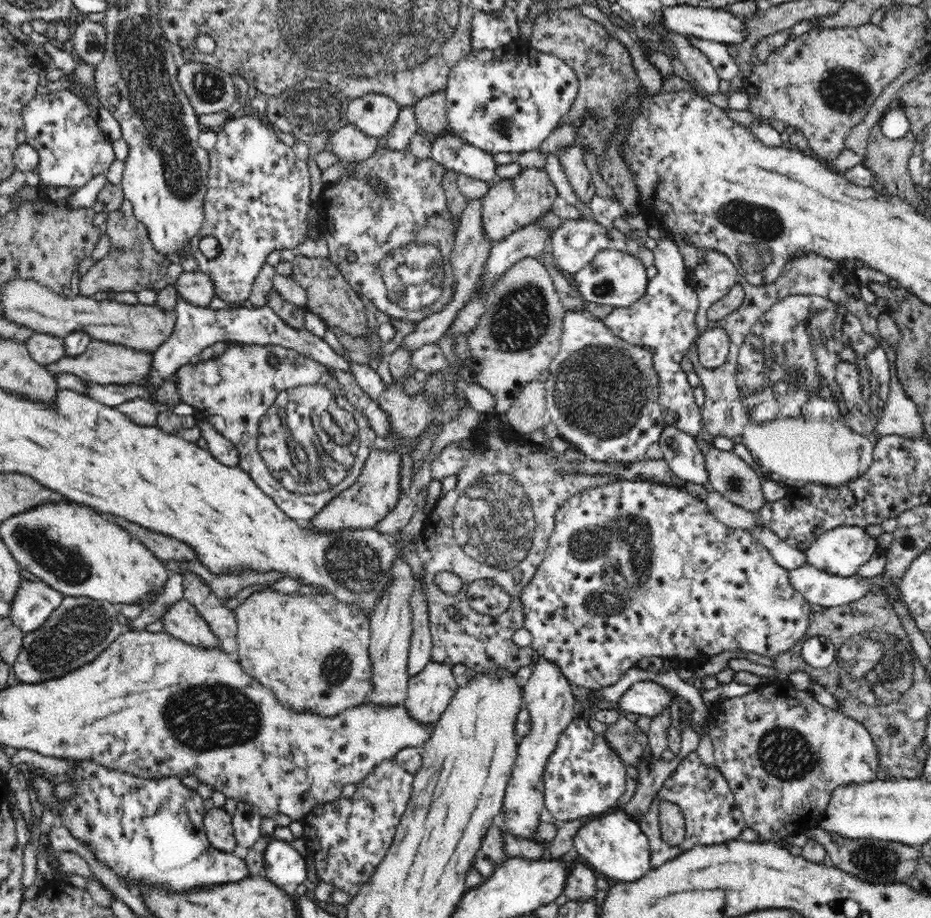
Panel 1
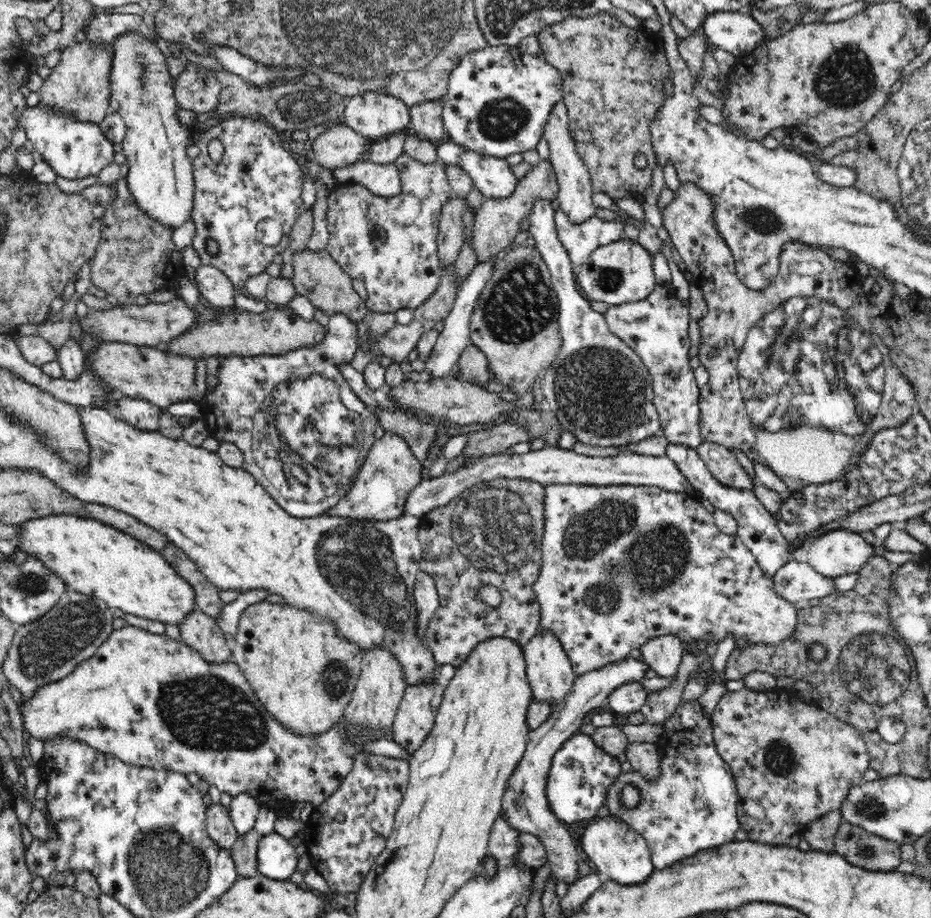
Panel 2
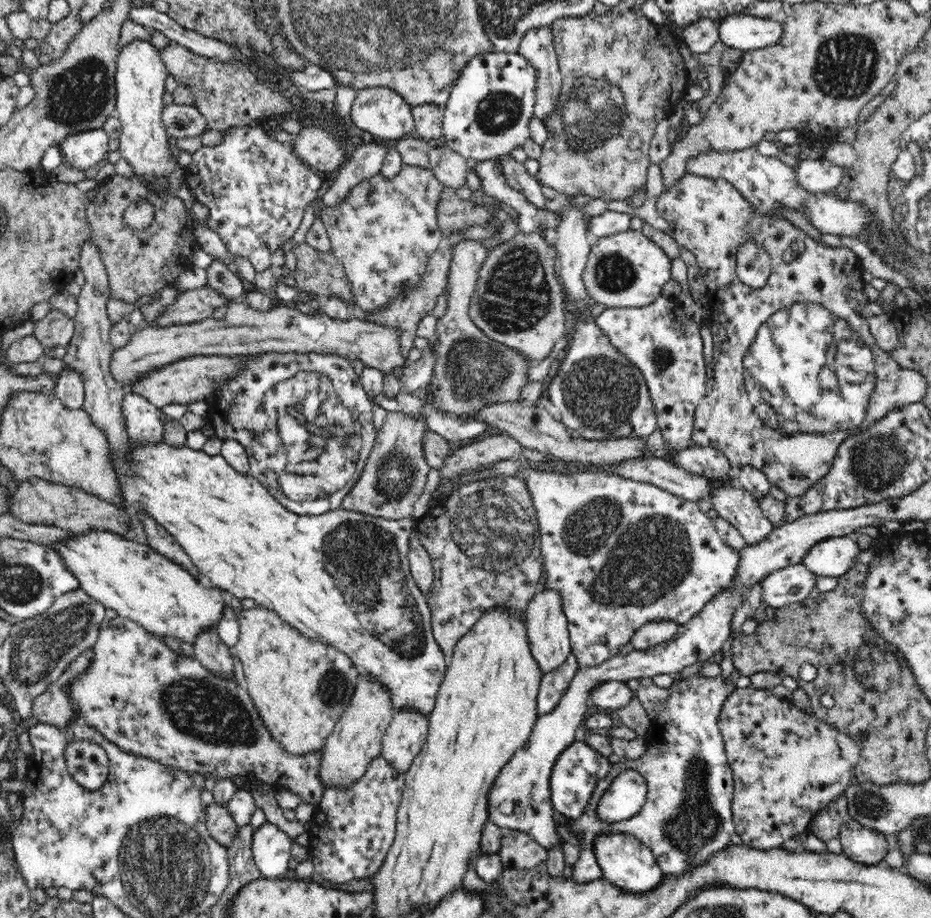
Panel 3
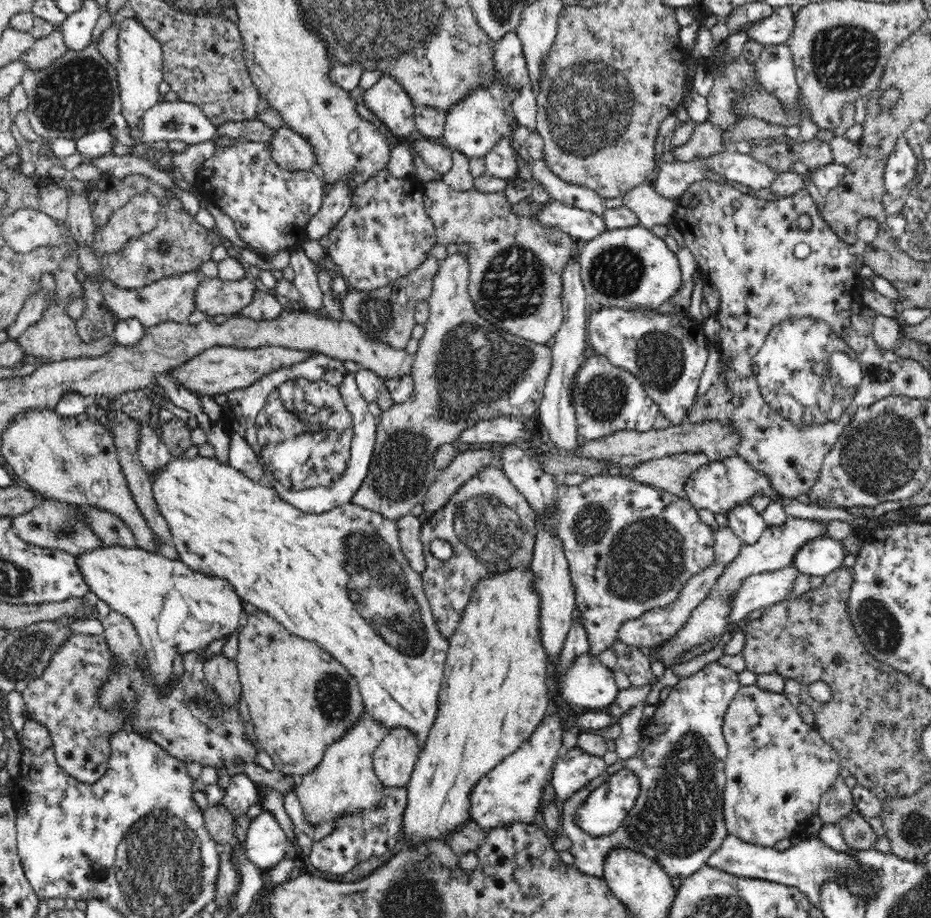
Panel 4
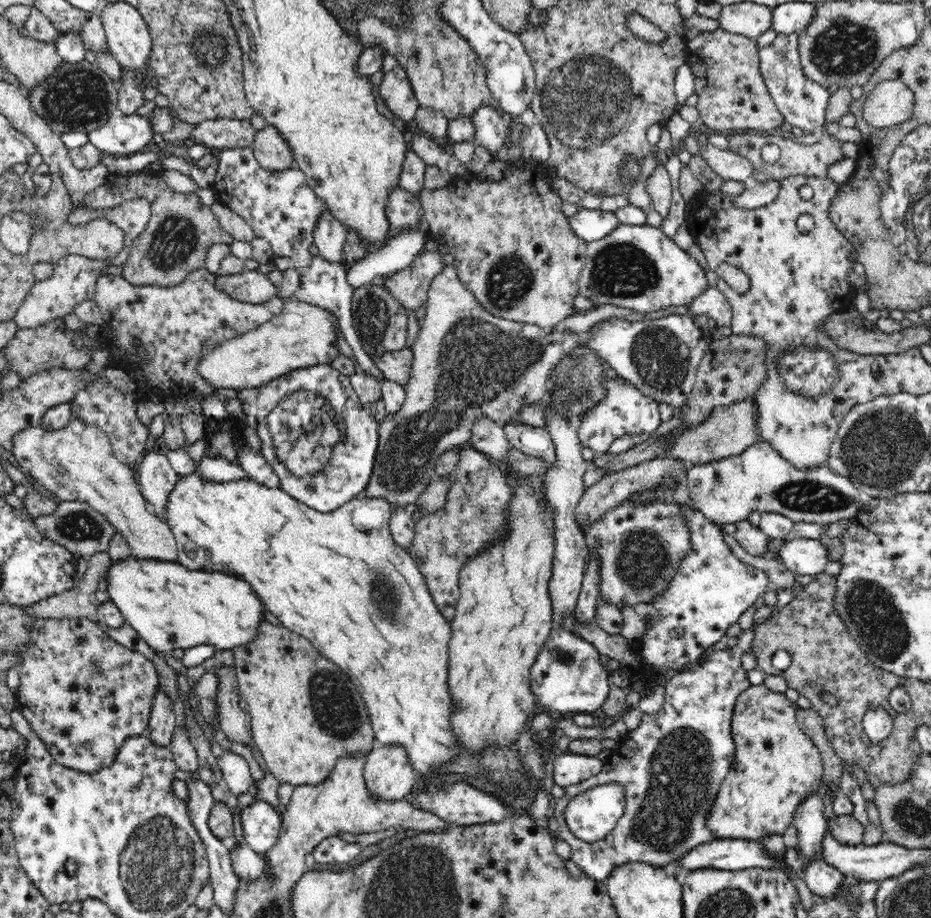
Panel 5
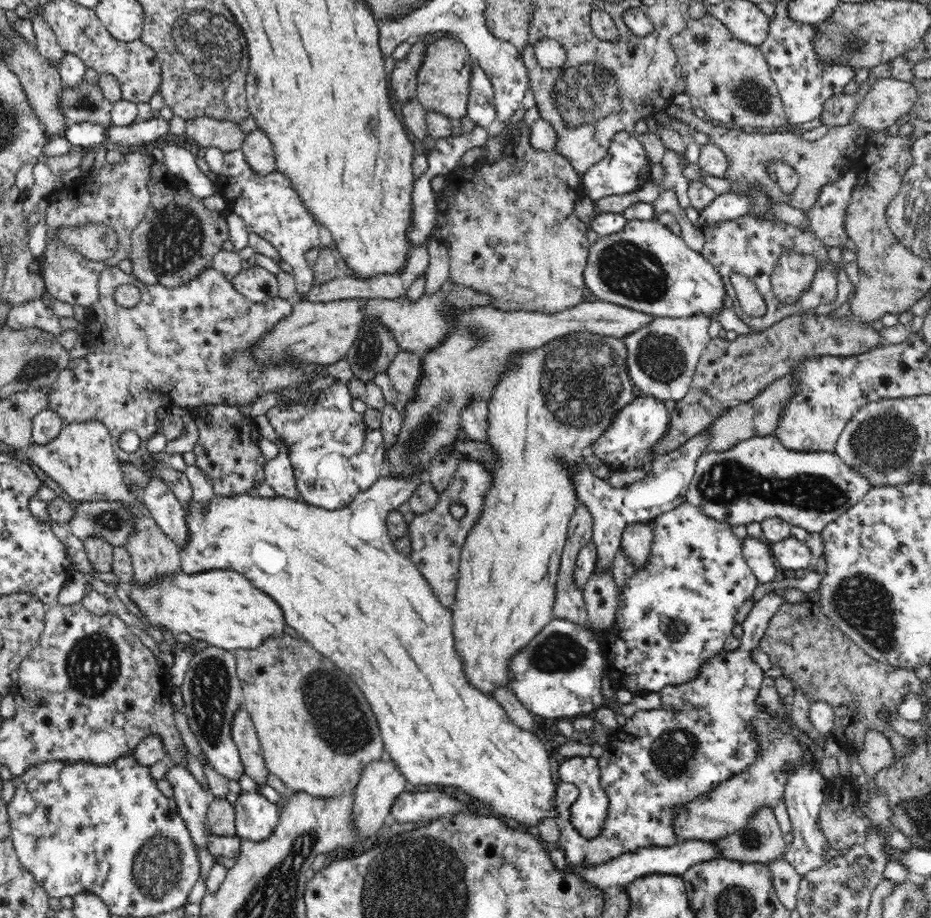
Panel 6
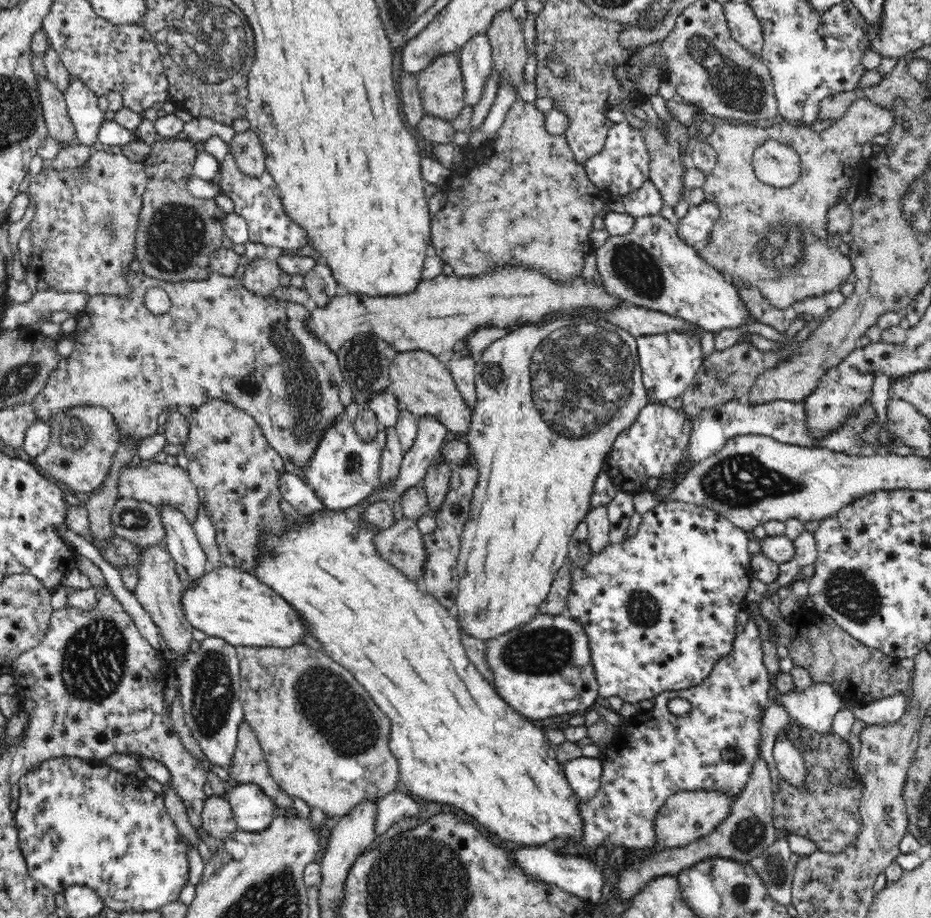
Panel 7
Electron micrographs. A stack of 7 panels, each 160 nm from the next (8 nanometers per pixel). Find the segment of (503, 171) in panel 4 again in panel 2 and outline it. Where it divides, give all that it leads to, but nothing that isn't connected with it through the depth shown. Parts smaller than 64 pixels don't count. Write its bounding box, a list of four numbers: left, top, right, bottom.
[529,199,661,452]

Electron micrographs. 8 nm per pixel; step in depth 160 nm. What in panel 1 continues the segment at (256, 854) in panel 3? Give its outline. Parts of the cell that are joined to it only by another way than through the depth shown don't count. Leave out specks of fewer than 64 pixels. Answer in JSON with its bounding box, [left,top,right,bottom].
[264,839,306,889]

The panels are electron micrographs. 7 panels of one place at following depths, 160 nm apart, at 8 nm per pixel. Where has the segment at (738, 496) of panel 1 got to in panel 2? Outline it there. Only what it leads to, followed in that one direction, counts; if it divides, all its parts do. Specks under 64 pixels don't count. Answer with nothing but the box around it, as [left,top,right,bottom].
[695,442,755,492]

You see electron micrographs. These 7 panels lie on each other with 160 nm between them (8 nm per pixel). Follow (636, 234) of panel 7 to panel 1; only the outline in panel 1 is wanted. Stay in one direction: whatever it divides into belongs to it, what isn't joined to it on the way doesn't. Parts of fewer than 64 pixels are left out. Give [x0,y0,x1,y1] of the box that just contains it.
[574,247,649,308]

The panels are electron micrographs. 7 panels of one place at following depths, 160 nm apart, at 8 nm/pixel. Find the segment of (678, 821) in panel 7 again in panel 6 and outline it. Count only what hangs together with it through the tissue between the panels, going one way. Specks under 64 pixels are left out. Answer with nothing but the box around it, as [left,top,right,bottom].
[674,678,815,841]

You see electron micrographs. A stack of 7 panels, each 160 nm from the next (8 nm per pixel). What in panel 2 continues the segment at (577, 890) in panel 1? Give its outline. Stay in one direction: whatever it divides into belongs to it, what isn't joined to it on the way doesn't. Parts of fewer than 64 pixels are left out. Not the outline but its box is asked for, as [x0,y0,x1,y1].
[501,657,648,886]

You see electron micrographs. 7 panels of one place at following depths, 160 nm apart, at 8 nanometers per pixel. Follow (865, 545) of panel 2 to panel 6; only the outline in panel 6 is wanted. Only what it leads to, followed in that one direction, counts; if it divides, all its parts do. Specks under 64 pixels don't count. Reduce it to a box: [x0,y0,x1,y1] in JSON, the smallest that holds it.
[770,537,815,574]

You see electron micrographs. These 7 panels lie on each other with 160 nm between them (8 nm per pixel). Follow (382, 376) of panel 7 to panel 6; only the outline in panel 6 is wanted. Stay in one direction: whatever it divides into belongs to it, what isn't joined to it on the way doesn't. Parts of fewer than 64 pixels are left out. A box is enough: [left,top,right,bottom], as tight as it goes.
[346,312,401,381]

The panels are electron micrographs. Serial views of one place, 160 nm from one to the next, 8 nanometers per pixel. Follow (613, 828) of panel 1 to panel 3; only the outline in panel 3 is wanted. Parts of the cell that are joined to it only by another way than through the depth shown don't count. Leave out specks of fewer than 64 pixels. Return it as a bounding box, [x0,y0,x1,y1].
[592,832,664,892]

